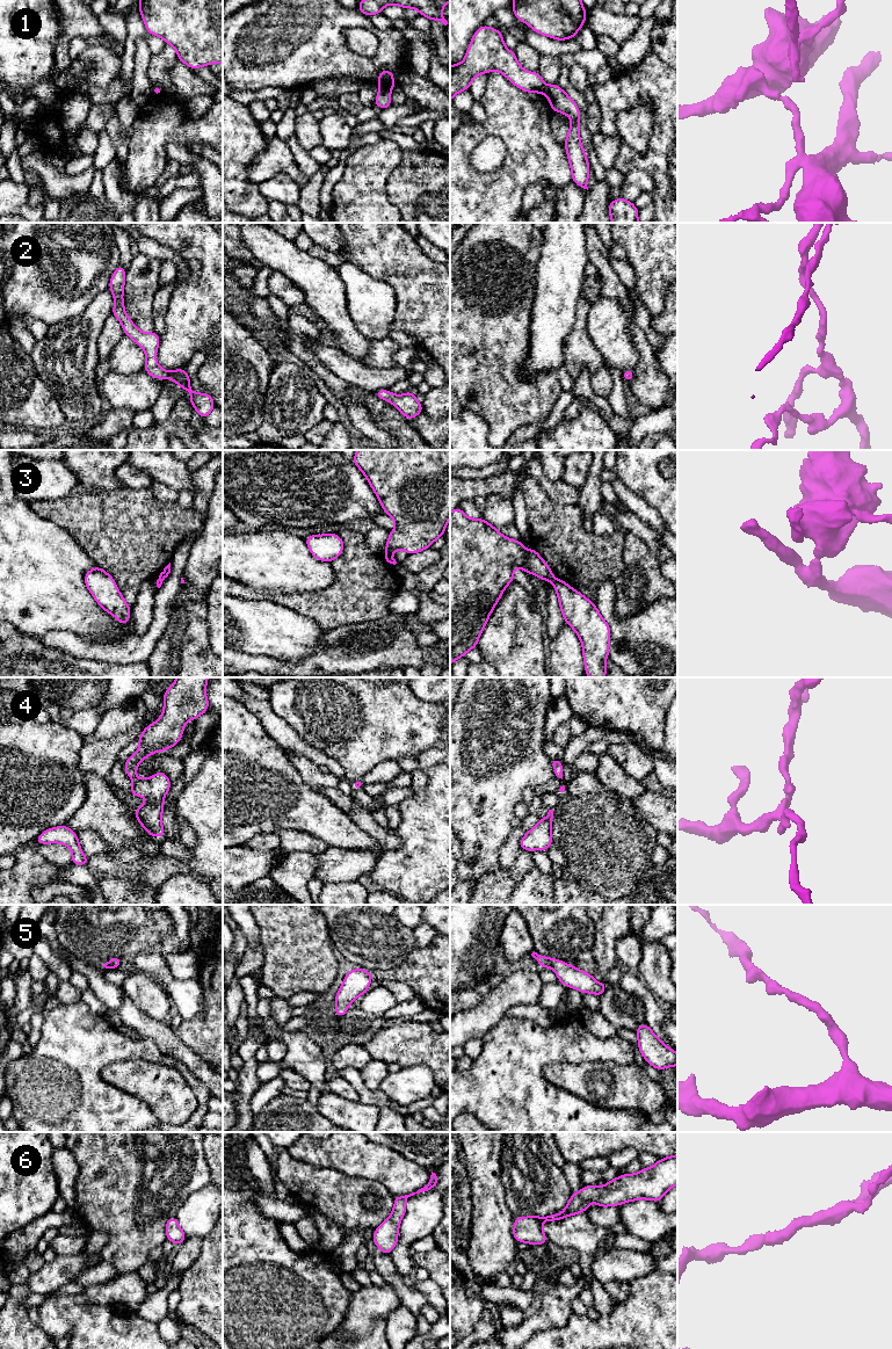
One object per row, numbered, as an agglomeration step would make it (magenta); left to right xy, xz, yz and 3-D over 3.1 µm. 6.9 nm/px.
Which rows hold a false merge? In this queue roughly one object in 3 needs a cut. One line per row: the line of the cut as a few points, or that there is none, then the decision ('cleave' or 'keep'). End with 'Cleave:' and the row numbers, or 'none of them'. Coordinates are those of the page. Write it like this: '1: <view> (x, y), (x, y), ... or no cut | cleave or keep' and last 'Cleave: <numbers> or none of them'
1: xz (381, 89), (389, 92) | cleave
2: no cut | keep
3: xz (385, 552), (391, 555) | cleave
4: no cut | keep
5: no cut | keep
6: no cut | keep
Cleave: 1, 3

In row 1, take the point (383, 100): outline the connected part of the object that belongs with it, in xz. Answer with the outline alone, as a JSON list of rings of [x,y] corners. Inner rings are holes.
[[[379,90],[376,99],[375,99],[375,106],[382,108],[383,110],[391,107],[391,94],[389,90]]]

